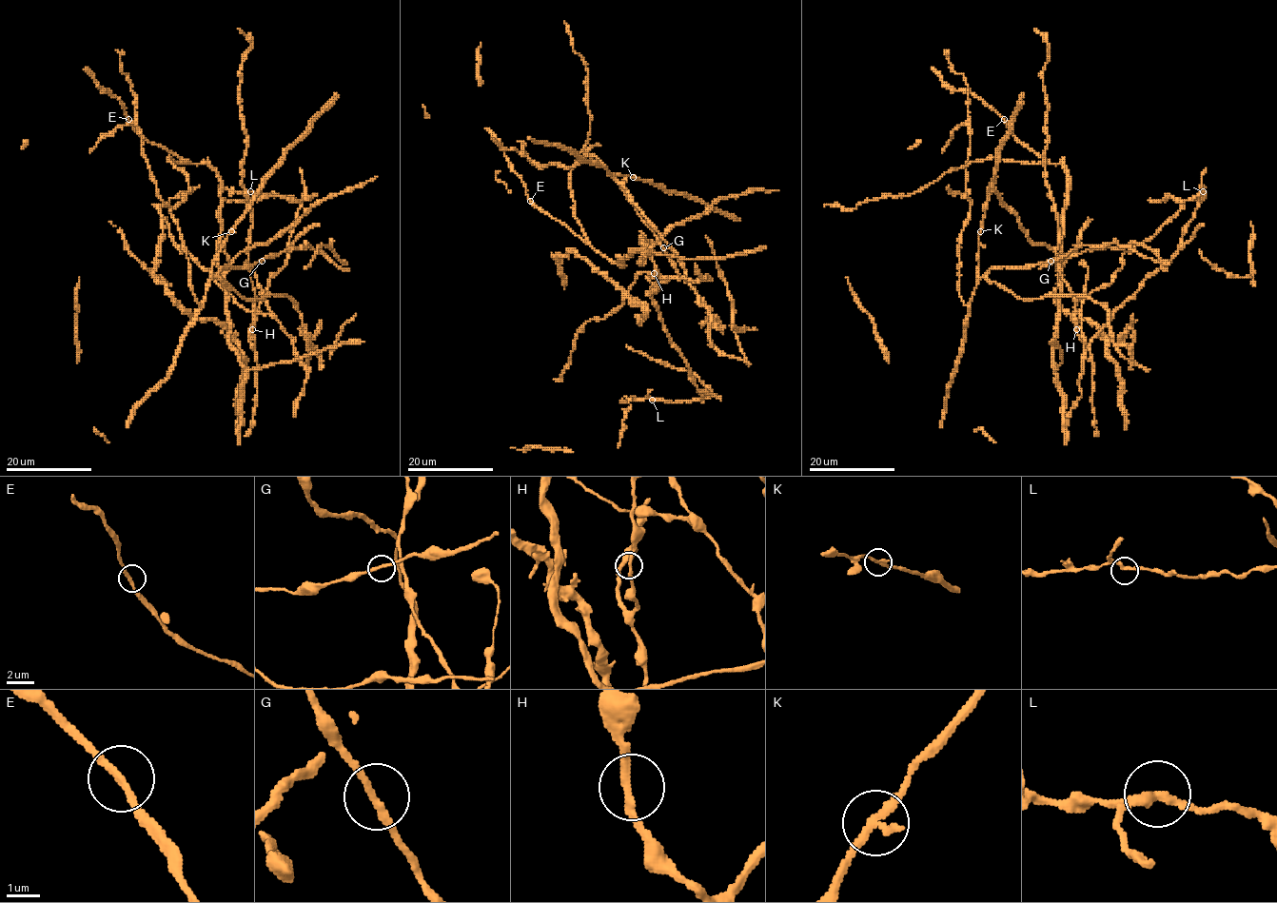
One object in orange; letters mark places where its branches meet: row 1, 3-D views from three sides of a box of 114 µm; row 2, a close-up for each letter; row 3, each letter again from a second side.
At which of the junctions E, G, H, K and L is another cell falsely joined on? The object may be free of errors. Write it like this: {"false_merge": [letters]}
{"false_merge": []}

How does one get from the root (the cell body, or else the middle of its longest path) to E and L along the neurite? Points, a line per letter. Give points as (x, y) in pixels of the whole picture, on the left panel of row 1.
E: (253, 323), (246, 251), (225, 272), (217, 259), (219, 175), (148, 142), (128, 119)
L: (253, 323), (252, 343), (249, 329), (268, 280), (285, 264), (301, 203), (289, 196), (250, 191)

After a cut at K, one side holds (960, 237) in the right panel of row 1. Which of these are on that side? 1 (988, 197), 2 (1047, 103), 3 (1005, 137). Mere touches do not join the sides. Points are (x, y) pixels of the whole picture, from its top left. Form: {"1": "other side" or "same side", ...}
{"1": "other side", "2": "same side", "3": "other side"}

